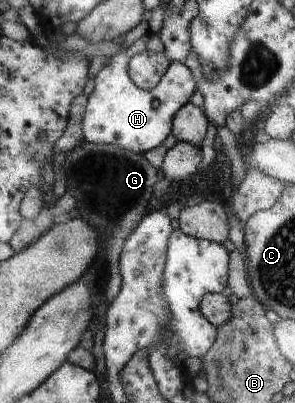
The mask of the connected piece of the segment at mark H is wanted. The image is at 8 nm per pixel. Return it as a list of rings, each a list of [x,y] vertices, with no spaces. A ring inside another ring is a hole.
[[[148,31],[124,52],[110,58],[94,77],[96,89],[88,98],[83,117],[84,141],[116,145],[140,154],[164,144],[164,140],[173,134],[175,114],[198,90],[194,73],[183,62],[171,61],[161,81],[154,88],[144,90],[132,80],[129,62],[134,55],[143,52],[165,54],[166,51],[161,33]]]

